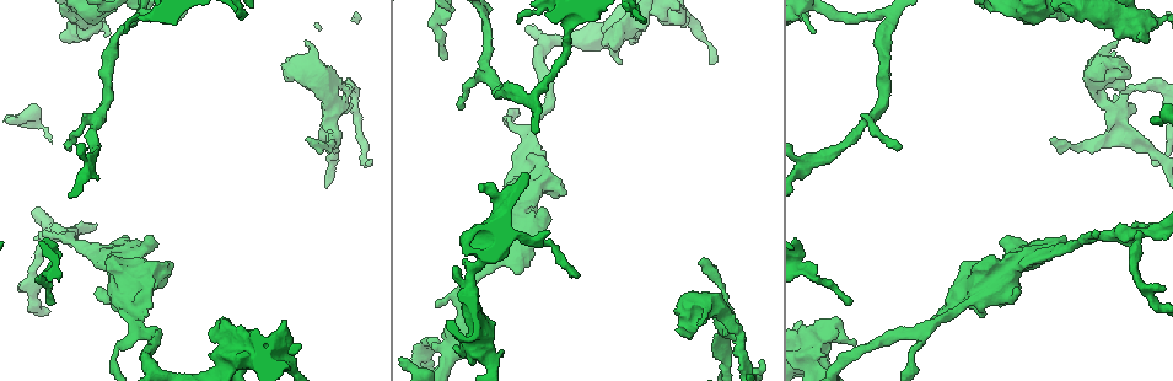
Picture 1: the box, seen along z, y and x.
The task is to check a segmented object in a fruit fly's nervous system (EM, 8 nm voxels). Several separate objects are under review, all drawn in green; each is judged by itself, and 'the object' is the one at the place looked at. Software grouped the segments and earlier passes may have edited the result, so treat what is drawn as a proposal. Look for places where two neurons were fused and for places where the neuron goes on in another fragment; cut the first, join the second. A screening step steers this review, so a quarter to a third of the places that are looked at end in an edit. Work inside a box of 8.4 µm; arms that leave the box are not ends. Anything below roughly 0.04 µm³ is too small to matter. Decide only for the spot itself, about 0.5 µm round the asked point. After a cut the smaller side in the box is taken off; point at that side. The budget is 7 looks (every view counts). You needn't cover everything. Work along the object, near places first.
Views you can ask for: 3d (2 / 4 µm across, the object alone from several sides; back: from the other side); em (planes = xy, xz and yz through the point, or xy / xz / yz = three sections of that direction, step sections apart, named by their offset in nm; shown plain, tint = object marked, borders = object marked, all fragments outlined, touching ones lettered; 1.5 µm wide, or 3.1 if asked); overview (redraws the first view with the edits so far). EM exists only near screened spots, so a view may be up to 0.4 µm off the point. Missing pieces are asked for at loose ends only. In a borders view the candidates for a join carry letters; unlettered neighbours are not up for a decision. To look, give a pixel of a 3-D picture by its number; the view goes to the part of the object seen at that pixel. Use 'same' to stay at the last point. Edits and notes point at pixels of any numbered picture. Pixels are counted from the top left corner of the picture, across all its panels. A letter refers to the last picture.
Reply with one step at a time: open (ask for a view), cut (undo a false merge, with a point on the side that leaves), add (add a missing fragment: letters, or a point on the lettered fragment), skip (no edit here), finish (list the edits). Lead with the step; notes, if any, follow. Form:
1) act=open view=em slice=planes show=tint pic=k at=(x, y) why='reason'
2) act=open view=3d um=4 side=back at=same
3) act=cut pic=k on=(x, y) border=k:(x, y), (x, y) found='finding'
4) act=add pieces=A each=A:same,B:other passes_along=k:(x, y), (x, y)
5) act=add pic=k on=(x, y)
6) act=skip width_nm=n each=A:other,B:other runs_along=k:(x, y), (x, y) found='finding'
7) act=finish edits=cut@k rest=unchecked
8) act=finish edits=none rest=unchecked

act=open view=em slice=planes show=tint pic=1 at=(566, 194) why='thick end'

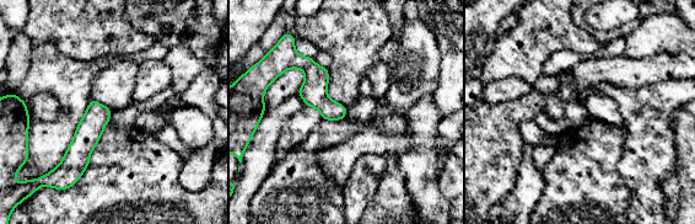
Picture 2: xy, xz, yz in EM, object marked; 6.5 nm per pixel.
act=open view=em slice=planes show=borders at=same

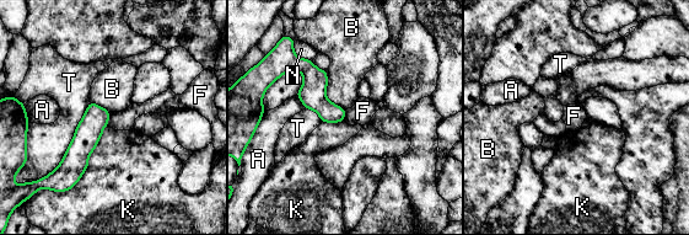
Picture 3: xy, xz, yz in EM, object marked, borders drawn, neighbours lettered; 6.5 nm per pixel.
act=skip each=A:other,B:other,F:other,K:other,N:other,T:other found='no lettered fragment goes on from it'

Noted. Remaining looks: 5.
act=open view=em slice=yz step=8 show=borders pic=1 at=(63, 15) why='free end'

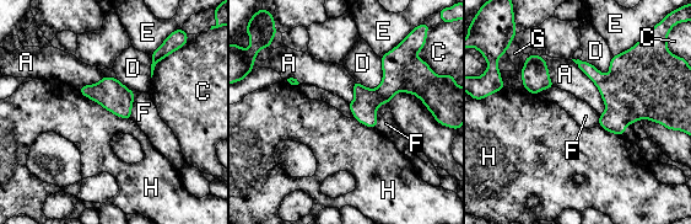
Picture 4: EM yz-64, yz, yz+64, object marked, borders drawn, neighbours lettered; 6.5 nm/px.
act=open view=em slice=planes show=borders at=same

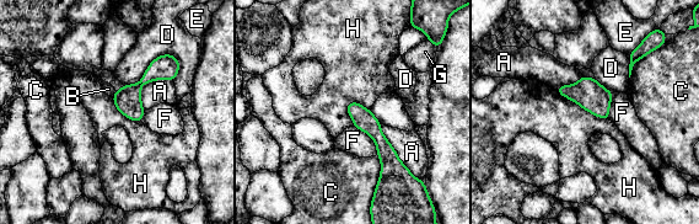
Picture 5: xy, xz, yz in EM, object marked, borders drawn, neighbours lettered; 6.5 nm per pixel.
act=skip width_nm=140 each=A:other,B:other,C:other,D:other,E:other,F:other,G:other,H:other runs_along=5:(353, 105), (383, 145), (391, 174) found='no lettered fragment goes on from it'

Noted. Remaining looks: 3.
act=open view=3d um=2 pic=1 at=(142, 12)

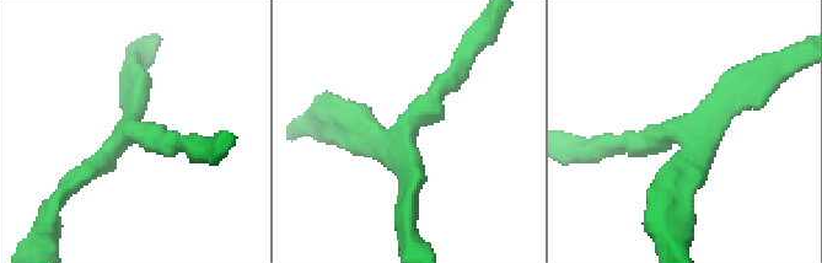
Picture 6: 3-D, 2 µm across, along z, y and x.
act=open view=em slice=planes show=borders pic=6 at=(397, 134) why='now the EM'

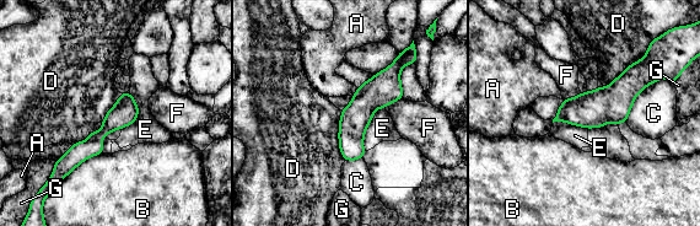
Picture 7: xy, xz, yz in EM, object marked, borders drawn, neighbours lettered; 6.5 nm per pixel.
act=skip each=A:other,B:other,C:other,D:other,E:other,F:other,G:other runs_along=7:(398, 62), (355, 117), (348, 157) found='one neuron here'

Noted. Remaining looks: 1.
act=finish edits=none rest=unchecked

